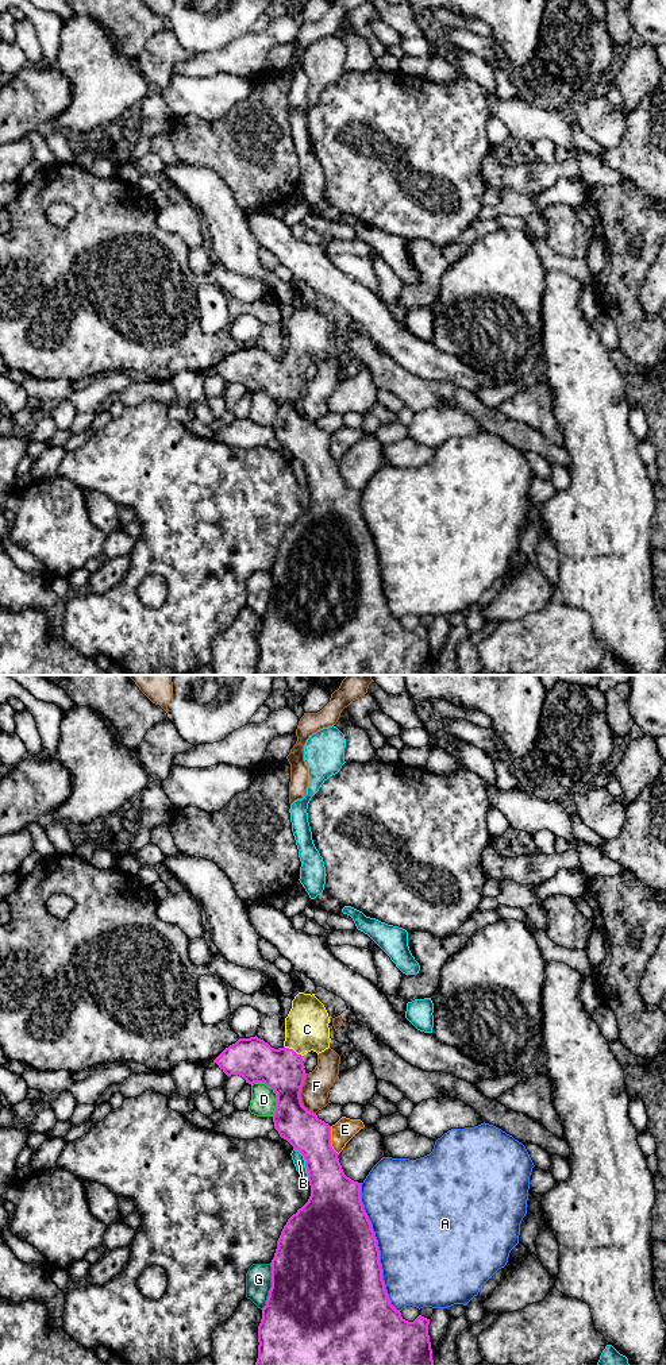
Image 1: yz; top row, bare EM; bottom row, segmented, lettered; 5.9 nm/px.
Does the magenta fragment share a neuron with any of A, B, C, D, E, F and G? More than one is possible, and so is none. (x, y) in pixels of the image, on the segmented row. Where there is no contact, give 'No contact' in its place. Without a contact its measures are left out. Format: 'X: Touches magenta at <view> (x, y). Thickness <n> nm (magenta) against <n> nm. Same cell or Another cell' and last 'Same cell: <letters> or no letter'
A: Touches magenta at yz (377, 1248). Thickness 500 nm (magenta) against 500 nm. Another cell
B: Touches magenta at yz (305, 1163). Thickness 280 nm (magenta) against 70 nm. Another cell
C: Touches magenta at yz (292, 1049). Thickness 260 nm (magenta) against 260 nm. Same cell
D: Touches magenta at yz (274, 1091). Thickness 260 nm (magenta) against 160 nm. Another cell
E: Touches magenta at yz (330, 1140). Thickness 240 nm (magenta) against 140 nm. Another cell
F: Touches magenta at yz (299, 1095). Thickness 260 nm (magenta) against 160 nm. Another cell
G: Touches magenta at yz (272, 1287). Thickness 500 nm (magenta) against 160 nm. Another cell
Same cell: C

